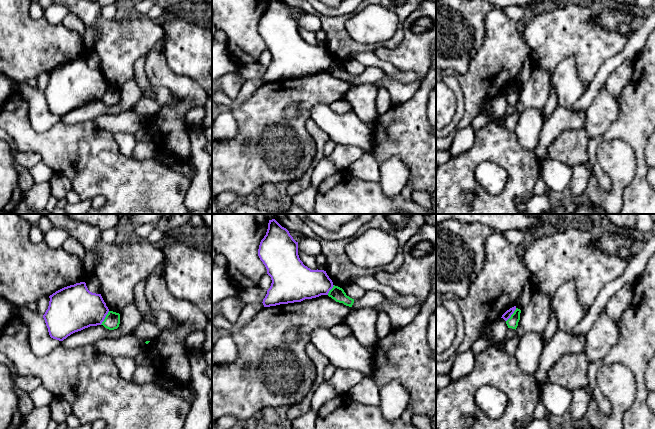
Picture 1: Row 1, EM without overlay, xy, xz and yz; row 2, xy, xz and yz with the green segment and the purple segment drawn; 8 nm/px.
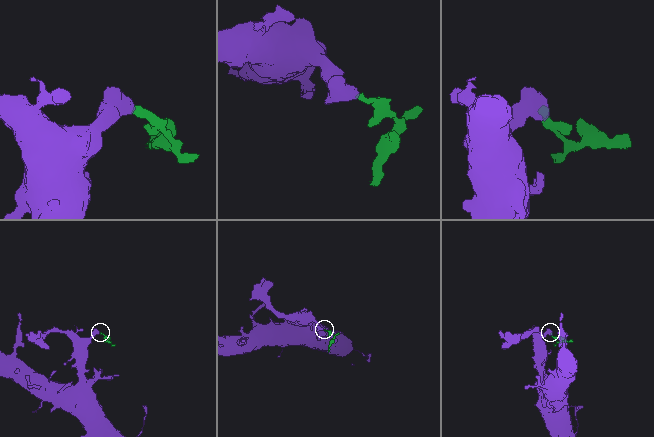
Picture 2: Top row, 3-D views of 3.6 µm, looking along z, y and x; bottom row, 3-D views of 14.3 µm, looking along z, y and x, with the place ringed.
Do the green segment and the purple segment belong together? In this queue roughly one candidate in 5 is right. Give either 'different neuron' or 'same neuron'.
different neuron

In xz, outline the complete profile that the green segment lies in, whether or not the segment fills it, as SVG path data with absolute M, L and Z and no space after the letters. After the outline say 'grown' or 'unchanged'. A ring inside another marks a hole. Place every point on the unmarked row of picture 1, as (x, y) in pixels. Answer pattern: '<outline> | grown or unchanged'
M333 62L329 67L328 72L334 75L336 78L343 79L346 82L352 83L354 75L346 71L344 66L338 62Z | unchanged

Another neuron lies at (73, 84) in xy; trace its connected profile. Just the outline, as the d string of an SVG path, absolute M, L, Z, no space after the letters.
M85 58L64 63L49 74L43 94L50 113L59 117L90 102L101 101L109 88L101 70L90 68Z

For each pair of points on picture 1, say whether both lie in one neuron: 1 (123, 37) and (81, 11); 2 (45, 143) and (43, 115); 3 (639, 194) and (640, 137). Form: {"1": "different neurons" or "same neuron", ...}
{"1": "same neuron", "2": "different neurons", "3": "same neuron"}

